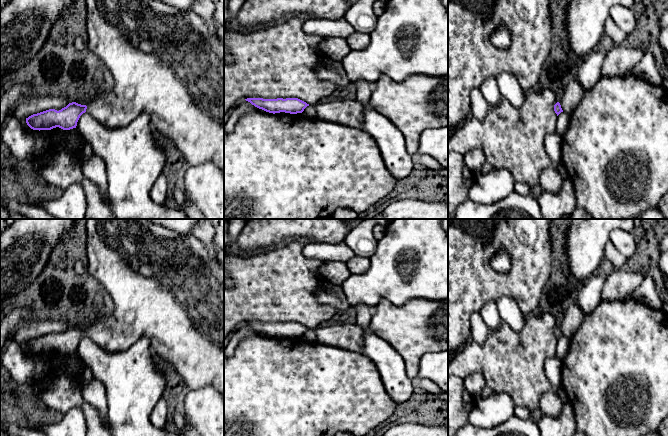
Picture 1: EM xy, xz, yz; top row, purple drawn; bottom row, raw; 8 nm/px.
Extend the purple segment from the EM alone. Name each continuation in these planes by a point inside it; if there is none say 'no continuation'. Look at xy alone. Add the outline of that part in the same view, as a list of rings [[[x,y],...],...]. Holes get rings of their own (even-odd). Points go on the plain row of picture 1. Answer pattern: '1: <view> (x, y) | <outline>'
1: xy (166, 287) | [[[87,219],[85,227],[88,271],[110,294],[115,305],[113,314],[88,328],[86,336],[110,353],[127,350],[140,337],[145,337],[149,340],[153,353],[175,370],[188,391],[209,385],[224,396],[224,268],[219,260],[211,256],[195,236],[174,232],[148,219]]]

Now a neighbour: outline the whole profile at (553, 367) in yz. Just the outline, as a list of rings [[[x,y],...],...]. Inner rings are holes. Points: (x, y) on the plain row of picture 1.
[[[556,356],[548,359],[544,365],[547,379],[550,381],[552,389],[557,389],[563,384],[562,363]]]

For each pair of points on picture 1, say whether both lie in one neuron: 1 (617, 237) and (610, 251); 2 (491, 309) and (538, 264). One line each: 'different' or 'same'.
1: different
2: different

